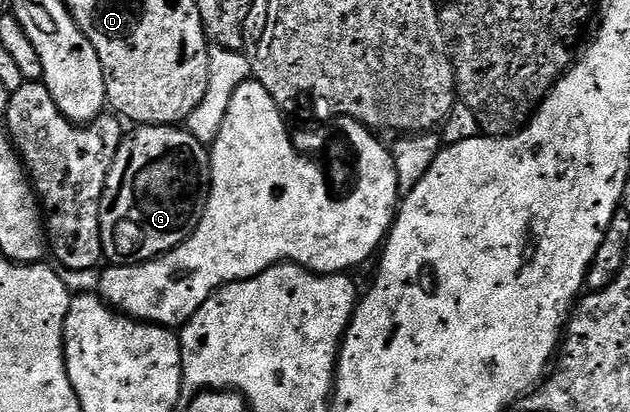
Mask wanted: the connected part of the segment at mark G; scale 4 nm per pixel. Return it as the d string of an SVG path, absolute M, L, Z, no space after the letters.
M139 125L134 130L117 149L99 210L103 257L108 264L116 267L144 263L185 242L197 229L211 192L210 150L201 141L197 141L197 137L193 137L190 131L179 125Z

